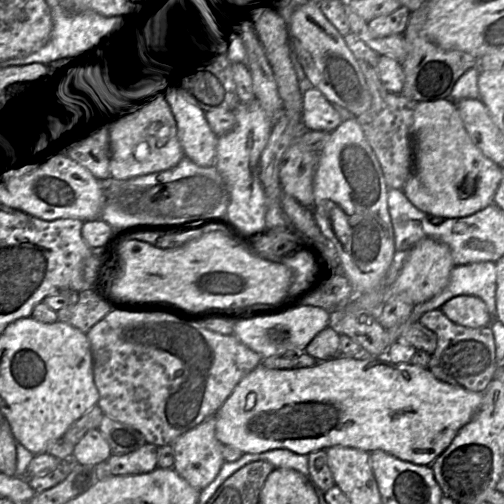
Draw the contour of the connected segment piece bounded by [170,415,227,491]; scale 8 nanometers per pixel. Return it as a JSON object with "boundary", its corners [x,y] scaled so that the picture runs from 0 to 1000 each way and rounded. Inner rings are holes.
{"boundary":[[[423,823],[337,881],[345,891],[345,933],[395,974],[427,950],[448,917],[440,885],[450,883],[429,869],[427,845]]]}

